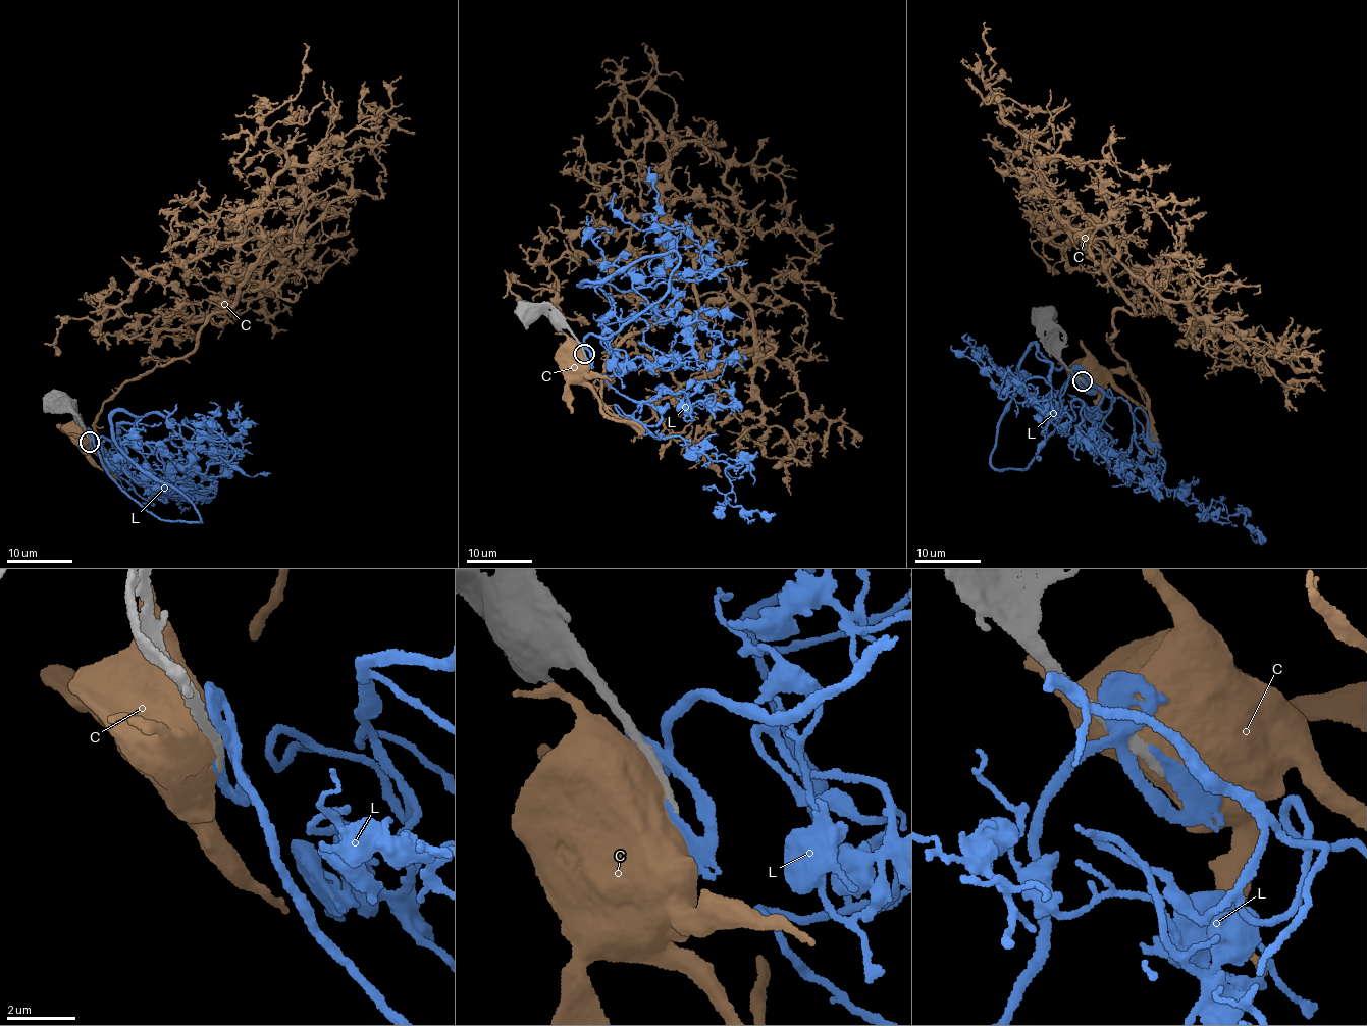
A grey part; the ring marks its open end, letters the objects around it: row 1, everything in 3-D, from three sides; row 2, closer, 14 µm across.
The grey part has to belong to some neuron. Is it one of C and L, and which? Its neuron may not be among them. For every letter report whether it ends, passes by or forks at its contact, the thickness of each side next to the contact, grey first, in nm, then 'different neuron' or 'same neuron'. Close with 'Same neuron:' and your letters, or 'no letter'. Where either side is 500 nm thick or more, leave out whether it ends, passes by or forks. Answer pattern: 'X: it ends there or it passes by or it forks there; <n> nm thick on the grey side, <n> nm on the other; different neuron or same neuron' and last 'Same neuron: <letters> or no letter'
C: 280 nm thick on the grey side, 1000 nm on the other; different neuron
L: it forks there; 280 nm thick on the grey side, 320 nm on the other; same neuron
Same neuron: L

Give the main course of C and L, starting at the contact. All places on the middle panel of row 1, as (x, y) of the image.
C: (581, 347), (573, 355), (574, 362)
L: (582, 347), (677, 253), (580, 283), (609, 298), (601, 376), (727, 465), (730, 505), (776, 514)

